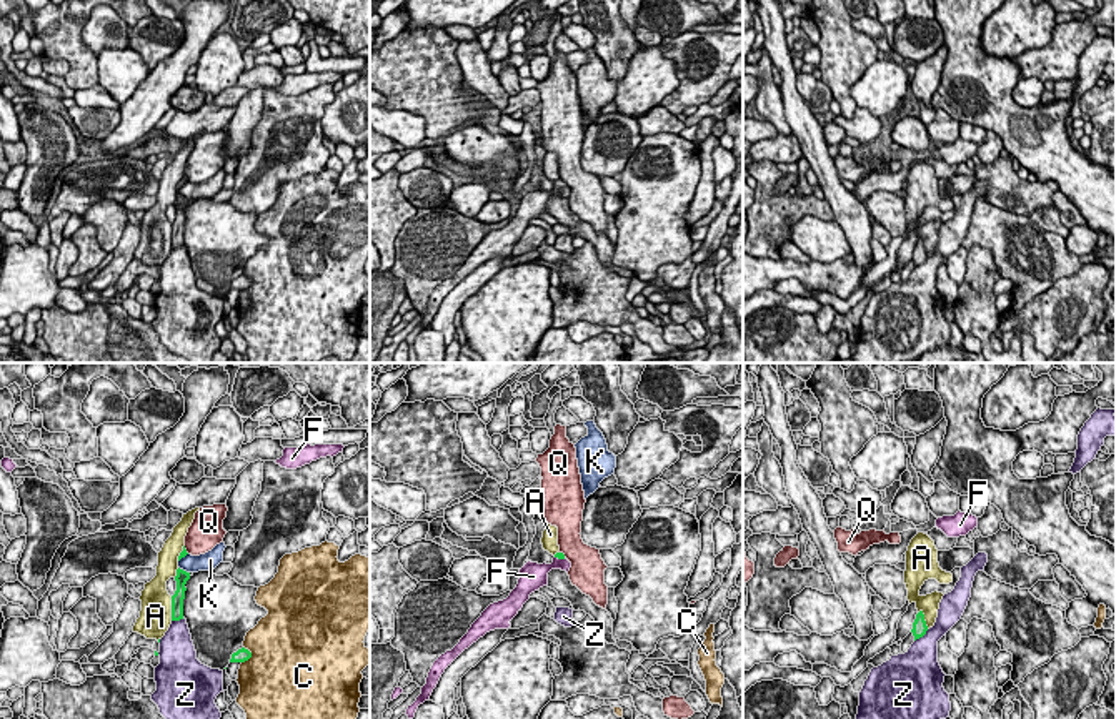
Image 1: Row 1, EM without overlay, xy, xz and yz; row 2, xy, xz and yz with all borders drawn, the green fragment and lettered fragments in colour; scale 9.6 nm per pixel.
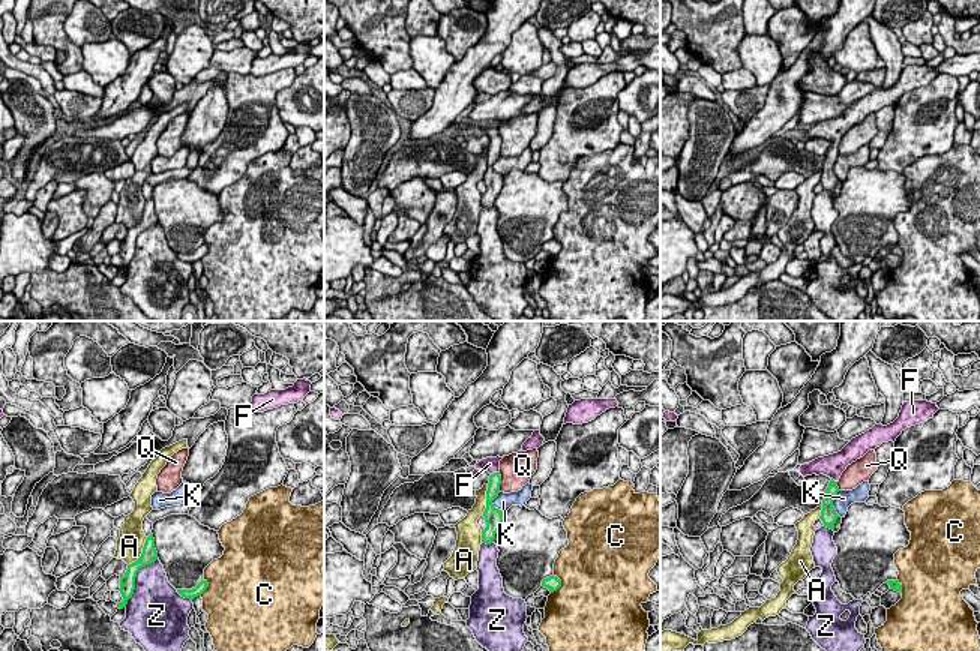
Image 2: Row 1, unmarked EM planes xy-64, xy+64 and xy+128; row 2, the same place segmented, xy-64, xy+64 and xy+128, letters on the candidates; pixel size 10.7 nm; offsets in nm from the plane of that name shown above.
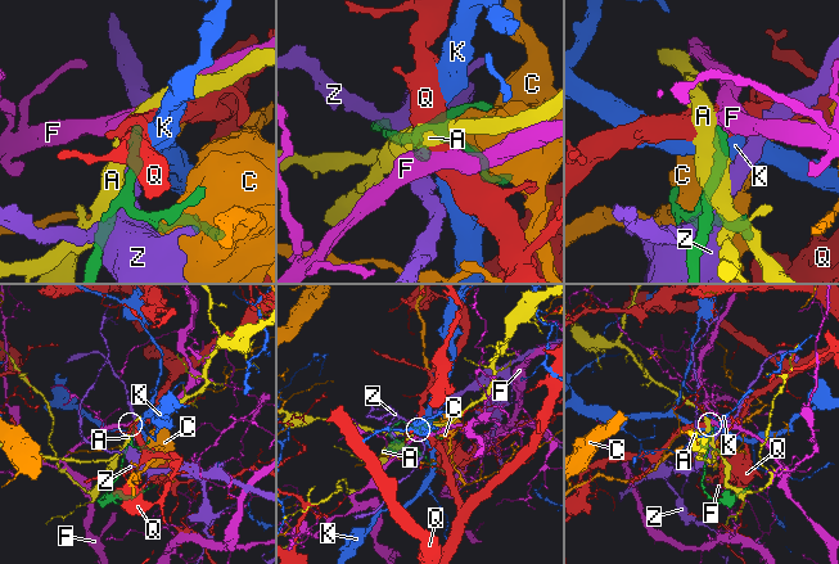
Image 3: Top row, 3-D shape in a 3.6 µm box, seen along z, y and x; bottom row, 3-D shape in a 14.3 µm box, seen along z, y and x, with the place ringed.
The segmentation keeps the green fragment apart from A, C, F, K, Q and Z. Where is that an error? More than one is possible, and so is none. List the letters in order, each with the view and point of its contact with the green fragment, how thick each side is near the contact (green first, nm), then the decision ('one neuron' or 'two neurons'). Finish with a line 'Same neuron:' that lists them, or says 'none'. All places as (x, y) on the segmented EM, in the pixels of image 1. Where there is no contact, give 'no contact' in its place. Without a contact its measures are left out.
A: contact xy (172, 608); calibres 130 and 320 nm; two neurons
C: contact xy (250, 656); calibres 130 and 500 nm; two neurons
F: contact xz (560, 558); calibres 60 and 160 nm; one neuron
K: contact xy (182, 570); calibres 130 and 160 nm; two neurons
Q: contact xy (185, 550); calibres 70 and 320 nm; two neurons
Z: contact yz (921, 636); calibres 140 and 320 nm; two neurons
Same neuron: F

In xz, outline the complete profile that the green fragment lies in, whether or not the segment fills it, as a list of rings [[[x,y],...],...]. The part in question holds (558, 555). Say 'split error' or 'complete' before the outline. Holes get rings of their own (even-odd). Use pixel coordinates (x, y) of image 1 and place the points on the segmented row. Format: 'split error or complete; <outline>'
split error; [[[556,553],[551,564],[538,564],[528,561],[520,569],[520,579],[516,588],[503,601],[490,604],[481,616],[471,624],[468,632],[460,639],[460,642],[451,649],[441,654],[431,666],[426,684],[421,687],[421,694],[416,701],[408,706],[408,719],[415,717],[415,712],[420,704],[430,699],[433,689],[436,687],[445,669],[473,642],[483,637],[486,632],[495,629],[508,629],[510,621],[521,611],[523,604],[530,599],[530,594],[538,591],[543,586],[548,586],[548,573],[551,569],[570,571],[571,563],[565,558],[563,553]]]

